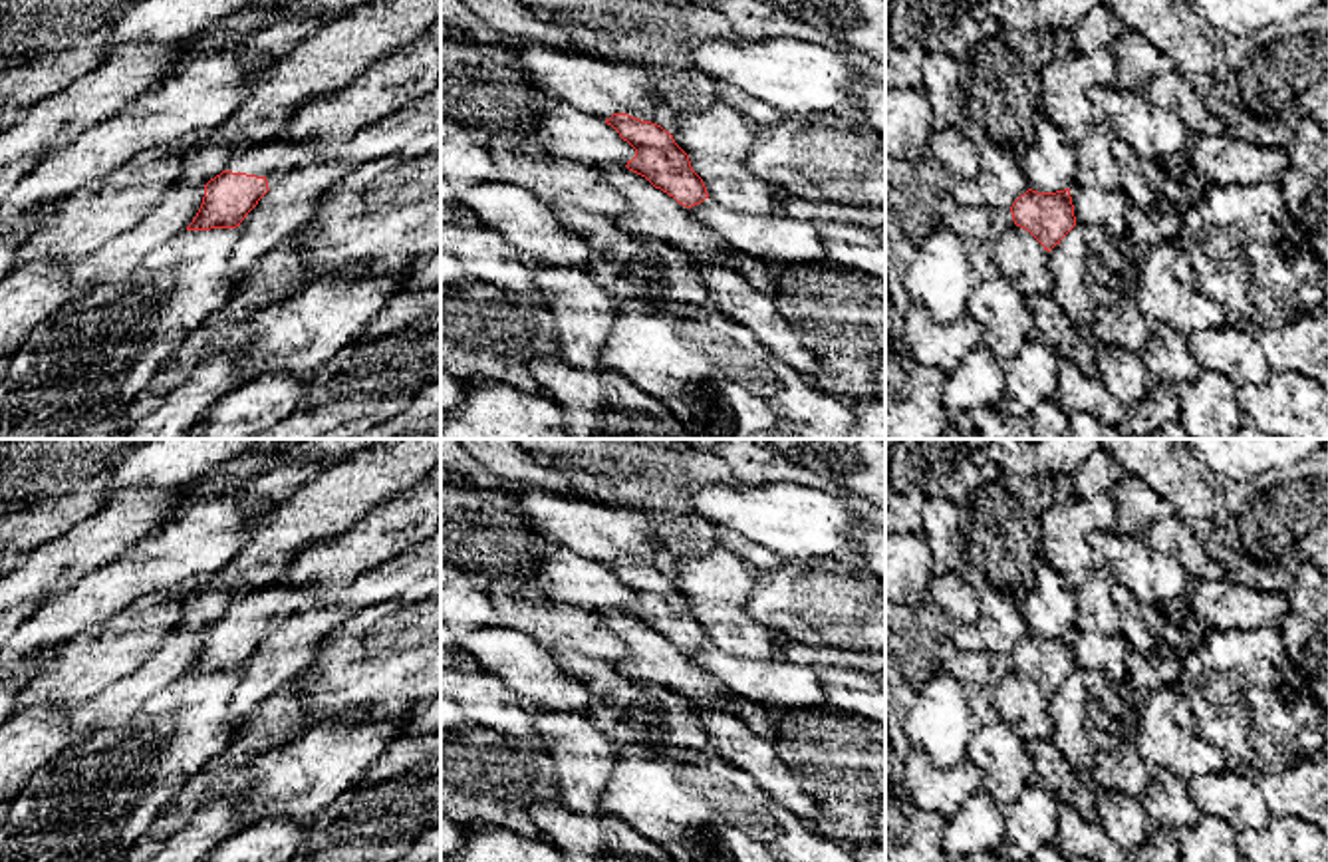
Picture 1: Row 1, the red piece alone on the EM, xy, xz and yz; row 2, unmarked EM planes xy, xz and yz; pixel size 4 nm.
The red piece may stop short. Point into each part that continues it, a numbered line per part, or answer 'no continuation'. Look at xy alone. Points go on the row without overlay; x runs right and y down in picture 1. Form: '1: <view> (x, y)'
1: xy (272, 604)

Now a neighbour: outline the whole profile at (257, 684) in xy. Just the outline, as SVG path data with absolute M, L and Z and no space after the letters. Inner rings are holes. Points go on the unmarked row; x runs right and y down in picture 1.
M441 524L417 548L377 566L333 600L294 590L298 612L286 618L240 667L240 681L230 697L232 719L250 717L280 685L302 675L320 644L361 610L399 600L403 588L441 574Z

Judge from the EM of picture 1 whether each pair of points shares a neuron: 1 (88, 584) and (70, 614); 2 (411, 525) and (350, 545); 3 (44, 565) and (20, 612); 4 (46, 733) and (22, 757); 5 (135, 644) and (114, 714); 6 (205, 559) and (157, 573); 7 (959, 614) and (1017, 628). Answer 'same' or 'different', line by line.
1: same
2: same
3: different
4: same
5: different
6: same
7: different

